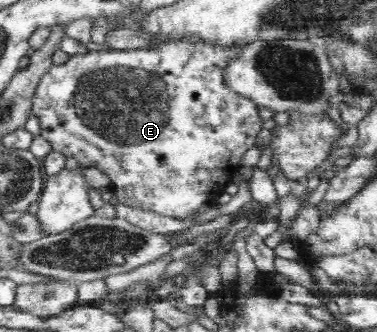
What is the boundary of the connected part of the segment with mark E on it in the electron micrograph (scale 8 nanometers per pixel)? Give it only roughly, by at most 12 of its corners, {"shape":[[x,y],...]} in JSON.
{"shape":[[243,44],[51,65],[32,114],[119,204],[184,219],[262,130]]}

